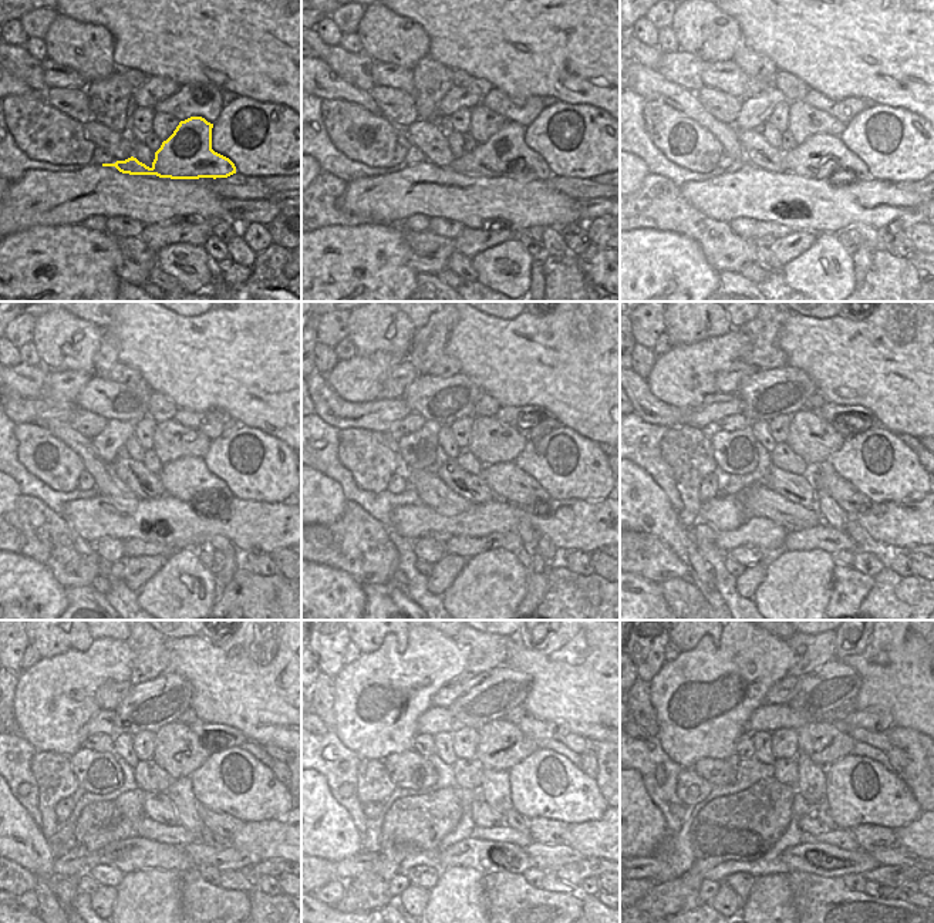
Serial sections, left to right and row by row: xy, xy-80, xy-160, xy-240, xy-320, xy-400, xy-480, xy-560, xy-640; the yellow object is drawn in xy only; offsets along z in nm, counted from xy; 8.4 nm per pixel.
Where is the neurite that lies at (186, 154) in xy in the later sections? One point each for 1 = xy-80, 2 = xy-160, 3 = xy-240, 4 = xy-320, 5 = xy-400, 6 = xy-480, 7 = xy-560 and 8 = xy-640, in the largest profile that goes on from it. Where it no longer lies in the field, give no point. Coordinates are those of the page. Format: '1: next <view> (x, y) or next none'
1: next xy-80 (505, 152)
2: next xy-160 (819, 157)
3: next xy-240 (188, 479)
4: next xy-320 (508, 482)
5: next xy-400 (823, 477)
6: next xy-480 (226, 827)
7: next xy-560 (545, 831)
8: next xy-640 (870, 838)

